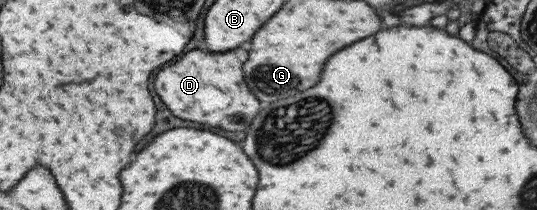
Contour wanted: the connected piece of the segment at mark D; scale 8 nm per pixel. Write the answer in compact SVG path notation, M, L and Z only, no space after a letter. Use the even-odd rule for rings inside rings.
M195 49L183 55L175 65L157 73L153 85L175 117L225 131L245 131L261 109L259 99L245 85L243 63L247 57L245 49L233 49L229 53L205 53Z

